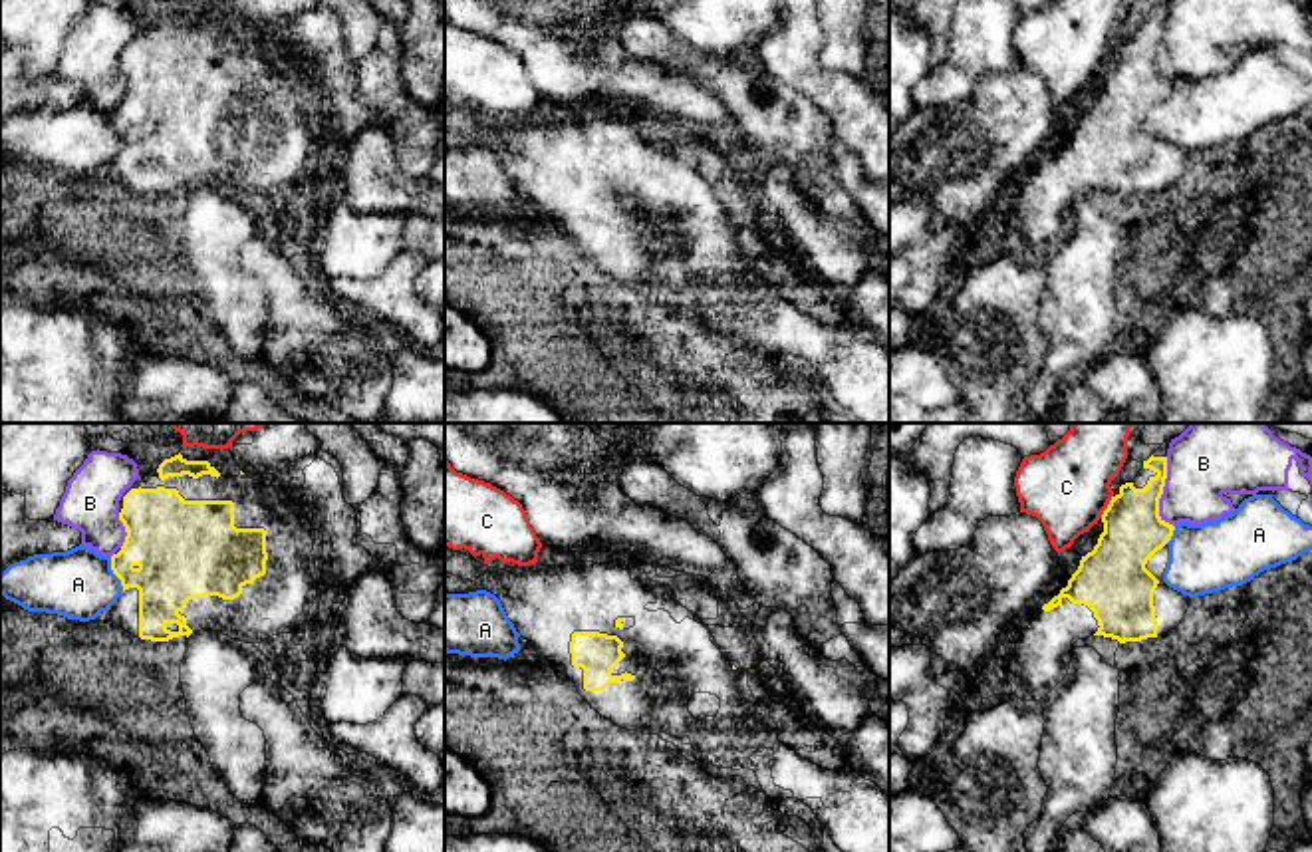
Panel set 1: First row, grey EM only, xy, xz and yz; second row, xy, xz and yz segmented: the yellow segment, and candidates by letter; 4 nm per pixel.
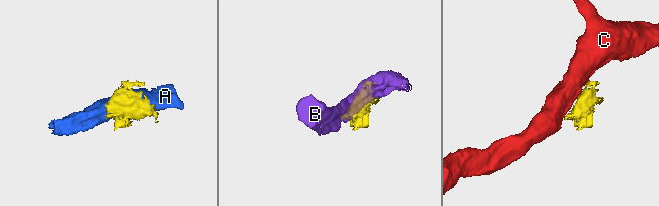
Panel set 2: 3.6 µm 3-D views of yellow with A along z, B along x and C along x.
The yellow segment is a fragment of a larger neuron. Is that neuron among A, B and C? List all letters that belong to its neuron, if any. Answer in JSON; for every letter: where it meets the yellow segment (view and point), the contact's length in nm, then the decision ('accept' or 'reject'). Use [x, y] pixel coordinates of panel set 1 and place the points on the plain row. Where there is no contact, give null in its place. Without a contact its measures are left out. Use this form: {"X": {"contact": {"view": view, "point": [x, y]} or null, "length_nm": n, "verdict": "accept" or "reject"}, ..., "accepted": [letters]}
{"A": {"contact": {"view": "xy", "point": [114, 128]}, "length_nm": 160, "verdict": "reject"}, "B": {"contact": {"view": "yz", "point": [1162, 48]}, "length_nm": 280, "verdict": "reject"}, "C": {"contact": {"view": "yz", "point": [1108, 62]}, "length_nm": 110, "verdict": "reject"}, "accepted": []}

